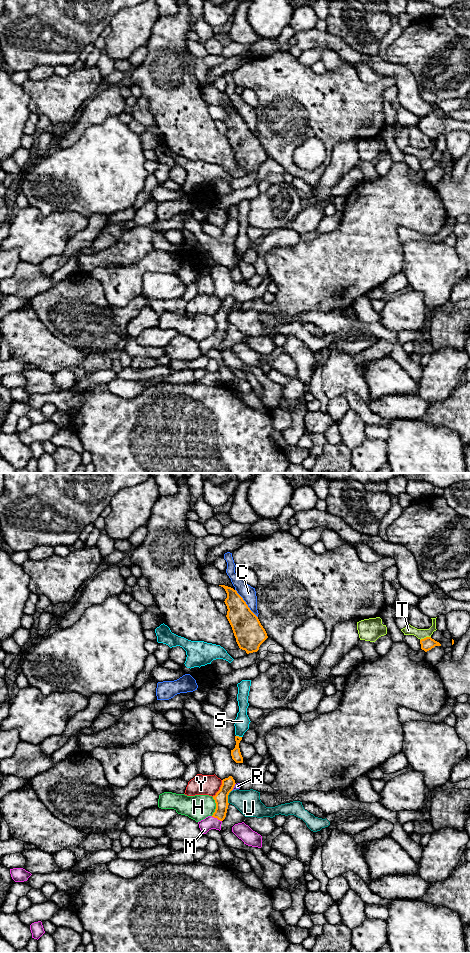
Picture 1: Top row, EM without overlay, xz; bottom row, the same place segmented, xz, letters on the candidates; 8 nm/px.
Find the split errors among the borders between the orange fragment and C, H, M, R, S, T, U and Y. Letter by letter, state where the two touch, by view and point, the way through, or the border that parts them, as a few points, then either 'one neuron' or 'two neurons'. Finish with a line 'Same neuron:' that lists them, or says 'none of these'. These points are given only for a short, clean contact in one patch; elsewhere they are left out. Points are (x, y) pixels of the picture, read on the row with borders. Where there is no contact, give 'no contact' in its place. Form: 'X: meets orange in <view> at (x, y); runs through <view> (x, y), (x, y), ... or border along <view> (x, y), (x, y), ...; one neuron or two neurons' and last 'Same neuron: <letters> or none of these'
C: meets orange in xz at (245, 603); two neurons
H: meets orange in xz at (216, 806); border along xz (213, 797), (215, 811), (211, 815); two neurons
M: meets orange in xz at (216, 817); runs through xz (221, 798), (221, 810), (216, 817), (208, 823); one neuron
R: meets orange in xz at (233, 787); border along xz (235, 783), (231, 790); two neurons
S: meets orange in xz at (238, 736); border along xz (236, 735), (241, 737); two neurons
T: meets orange in xz at (426, 637); border along xz (430, 636), (420, 640); two neurons
U: meets orange in xz at (227, 797); border along xz (231, 790), (228, 795), (228, 803); two neurons
Y: meets orange in xz at (220, 789); border along xz (222, 780), (220, 789), (212, 796); two neurons
Same neuron: M

